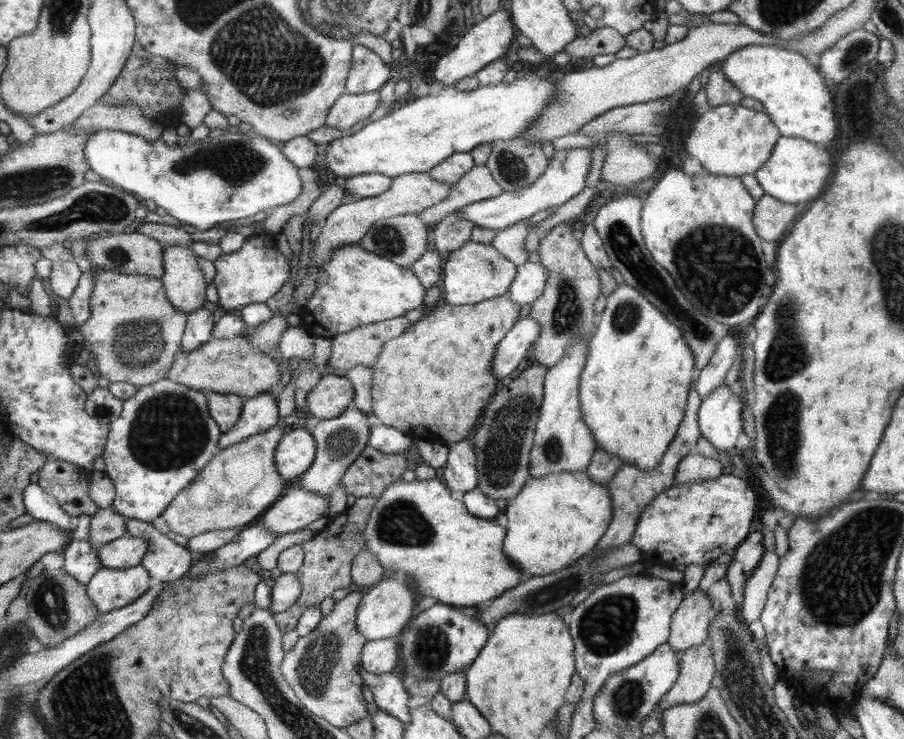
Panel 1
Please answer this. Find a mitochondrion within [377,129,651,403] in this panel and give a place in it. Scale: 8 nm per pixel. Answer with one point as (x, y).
(567, 316)

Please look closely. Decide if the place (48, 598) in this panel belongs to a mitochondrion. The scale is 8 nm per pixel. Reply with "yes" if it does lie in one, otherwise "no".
yes

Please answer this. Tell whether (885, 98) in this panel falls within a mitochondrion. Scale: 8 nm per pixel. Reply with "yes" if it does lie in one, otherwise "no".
no

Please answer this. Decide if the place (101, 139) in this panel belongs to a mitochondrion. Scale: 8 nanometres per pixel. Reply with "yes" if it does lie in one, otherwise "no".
no

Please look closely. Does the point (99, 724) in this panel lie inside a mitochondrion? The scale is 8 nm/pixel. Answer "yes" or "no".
yes

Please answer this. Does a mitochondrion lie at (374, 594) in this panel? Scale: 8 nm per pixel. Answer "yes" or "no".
no

